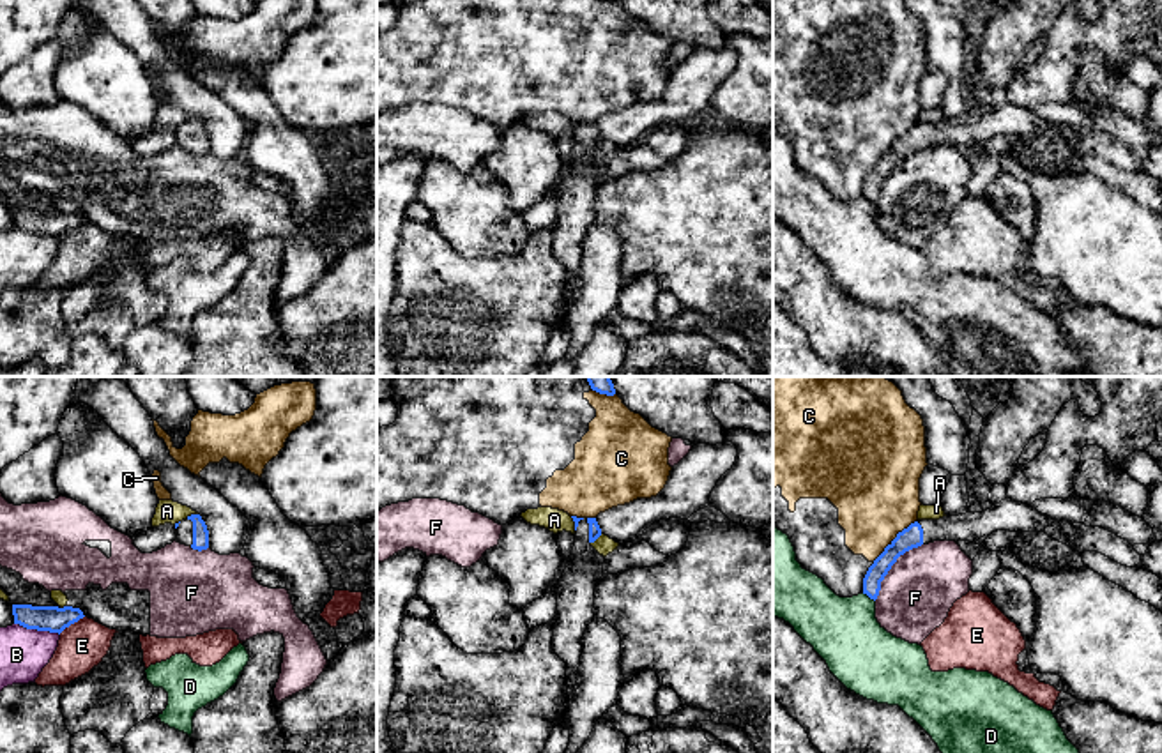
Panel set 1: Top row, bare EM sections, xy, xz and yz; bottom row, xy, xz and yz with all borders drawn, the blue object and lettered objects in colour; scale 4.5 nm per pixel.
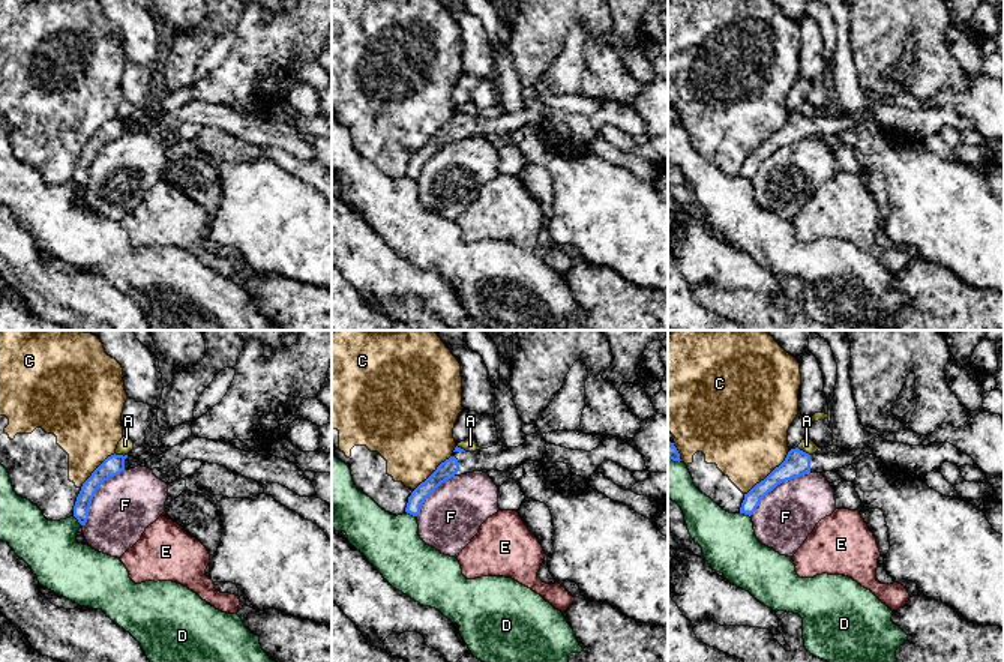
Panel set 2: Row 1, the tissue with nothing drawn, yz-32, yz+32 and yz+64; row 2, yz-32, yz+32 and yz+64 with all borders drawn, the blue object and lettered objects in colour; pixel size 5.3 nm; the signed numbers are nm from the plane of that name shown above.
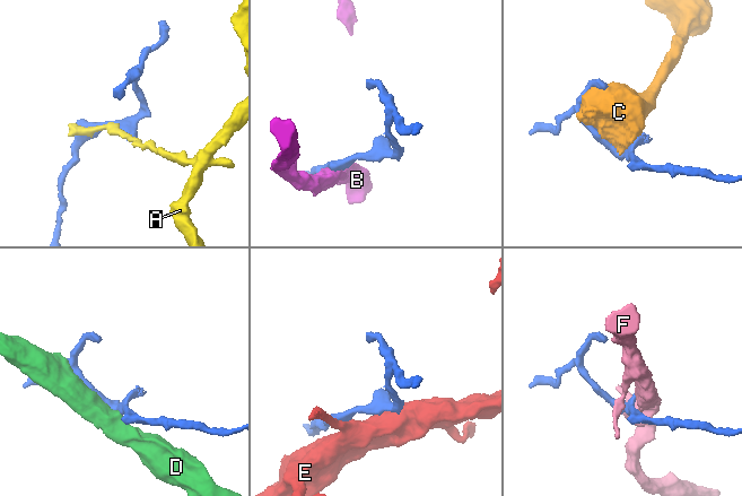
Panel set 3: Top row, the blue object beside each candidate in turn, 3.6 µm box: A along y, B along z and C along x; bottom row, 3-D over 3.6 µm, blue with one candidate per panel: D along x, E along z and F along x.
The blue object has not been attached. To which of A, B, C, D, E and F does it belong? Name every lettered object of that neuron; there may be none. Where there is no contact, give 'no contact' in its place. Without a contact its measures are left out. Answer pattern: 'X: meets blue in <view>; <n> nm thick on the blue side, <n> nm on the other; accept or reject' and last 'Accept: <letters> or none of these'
A: meets blue in xy; 80 nm thick on the blue side, 110 nm on the other; reject
B: meets blue in xy; 120 nm thick on the blue side, 220 nm on the other; reject
C: meets blue in yz; 100 nm thick on the blue side, 400 nm on the other; reject
D: meets blue in yz; 90 nm thick on the blue side, 320 nm on the other; reject
E: meets blue in xy; 120 nm thick on the blue side, 220 nm on the other; reject
F: meets blue in yz; 100 nm thick on the blue side, 320 nm on the other; reject
Accept: none of these

